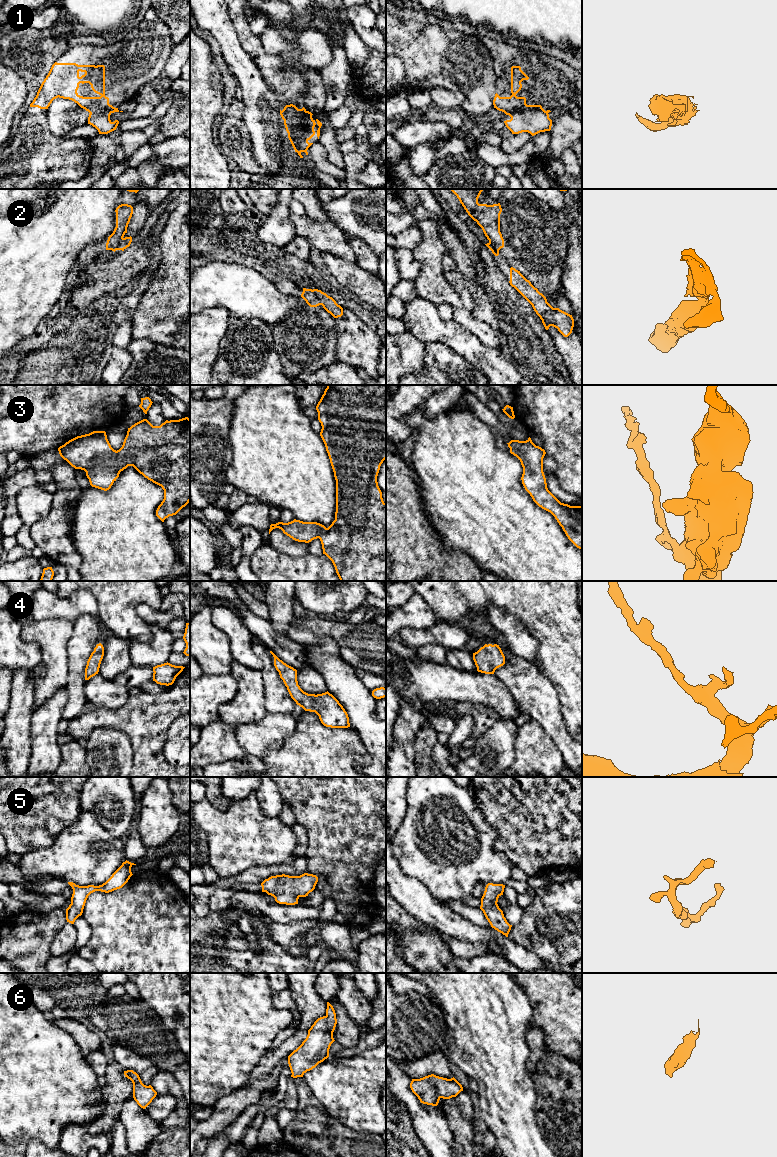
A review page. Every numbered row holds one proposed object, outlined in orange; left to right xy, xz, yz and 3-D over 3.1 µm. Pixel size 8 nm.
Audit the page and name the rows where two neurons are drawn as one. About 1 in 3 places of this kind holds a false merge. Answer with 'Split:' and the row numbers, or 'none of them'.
Split: 1, 2

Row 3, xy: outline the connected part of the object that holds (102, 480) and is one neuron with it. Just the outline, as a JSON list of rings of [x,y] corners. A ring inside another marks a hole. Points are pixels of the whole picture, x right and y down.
[[[143,419],[130,428],[119,450],[114,450],[105,431],[93,431],[89,434],[77,436],[58,448],[60,456],[75,469],[86,472],[92,487],[107,491],[119,477],[121,471],[133,466],[145,478],[159,485],[164,490],[164,499],[156,510],[156,516],[164,522],[169,516],[176,515],[190,502],[190,419],[166,420],[160,426],[153,426],[147,419]]]

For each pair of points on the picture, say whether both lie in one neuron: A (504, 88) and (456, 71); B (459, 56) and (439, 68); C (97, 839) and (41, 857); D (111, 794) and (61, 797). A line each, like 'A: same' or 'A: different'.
A: different
B: same
C: same
D: different

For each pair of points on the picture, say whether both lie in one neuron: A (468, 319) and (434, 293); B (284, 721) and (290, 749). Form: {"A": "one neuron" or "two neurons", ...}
{"A": "one neuron", "B": "two neurons"}

